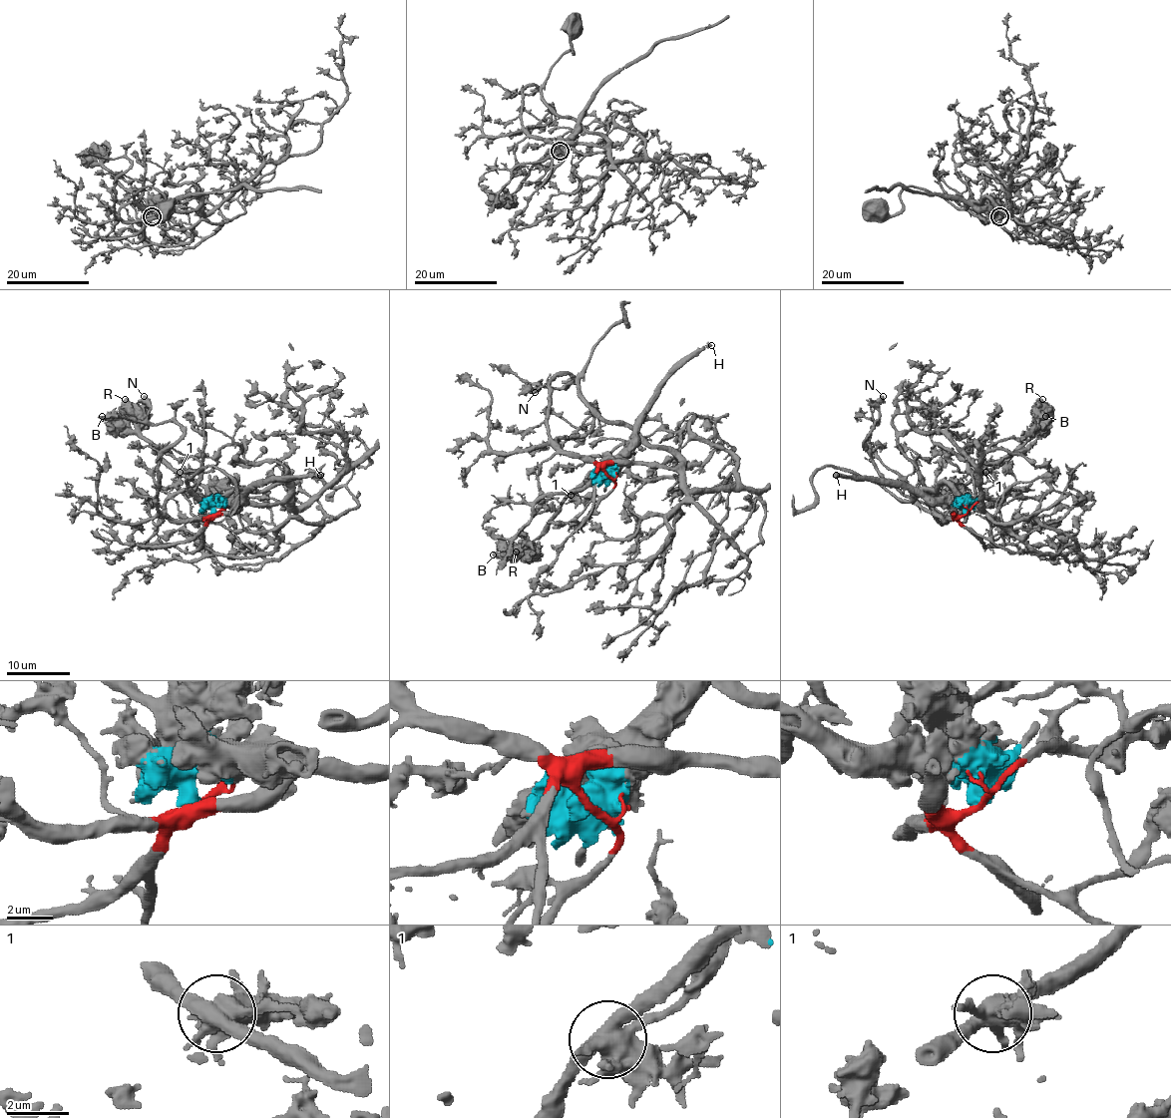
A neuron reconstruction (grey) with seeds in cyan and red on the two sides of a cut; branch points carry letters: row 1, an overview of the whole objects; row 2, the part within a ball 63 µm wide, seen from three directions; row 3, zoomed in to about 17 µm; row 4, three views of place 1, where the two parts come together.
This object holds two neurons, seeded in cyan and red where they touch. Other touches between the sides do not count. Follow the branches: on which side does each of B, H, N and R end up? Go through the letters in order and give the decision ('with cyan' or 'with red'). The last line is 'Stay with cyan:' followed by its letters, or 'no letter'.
B: with cyan
H: with cyan
N: with red
R: with cyan
Stay with cyan: B, H, R

